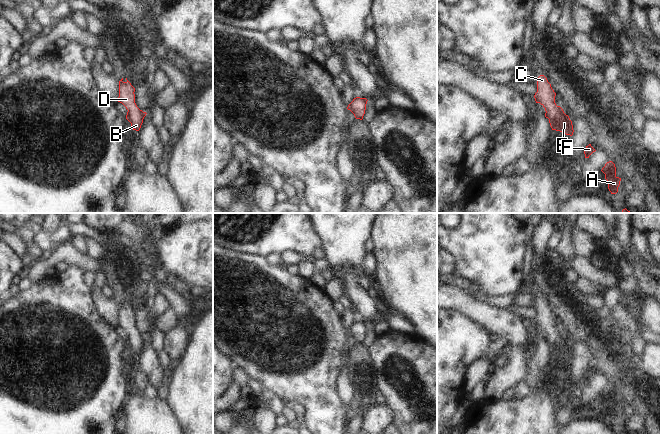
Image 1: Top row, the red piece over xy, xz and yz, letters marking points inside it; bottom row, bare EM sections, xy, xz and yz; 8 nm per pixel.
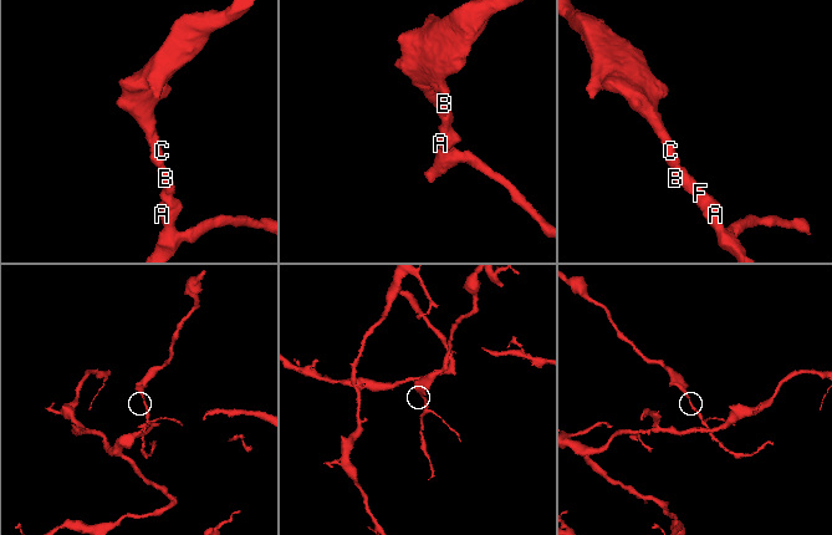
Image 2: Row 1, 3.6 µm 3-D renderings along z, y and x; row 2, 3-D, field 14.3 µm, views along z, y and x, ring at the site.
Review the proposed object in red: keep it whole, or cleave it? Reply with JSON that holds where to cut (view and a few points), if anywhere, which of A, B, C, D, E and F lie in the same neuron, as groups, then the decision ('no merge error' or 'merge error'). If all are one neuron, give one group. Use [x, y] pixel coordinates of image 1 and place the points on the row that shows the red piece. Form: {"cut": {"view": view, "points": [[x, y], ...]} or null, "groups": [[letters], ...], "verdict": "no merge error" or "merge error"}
{"cut": null, "groups": [["A", "B", "C", "D", "E", "F"]], "verdict": "no merge error"}

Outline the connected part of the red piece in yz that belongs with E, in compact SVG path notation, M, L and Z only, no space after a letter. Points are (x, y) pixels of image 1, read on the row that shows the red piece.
M544 75L537 80L537 92L534 95L536 103L545 108L545 117L549 119L552 130L560 131L566 135L573 135L573 125L569 116L566 115L560 106L555 103L556 93Z

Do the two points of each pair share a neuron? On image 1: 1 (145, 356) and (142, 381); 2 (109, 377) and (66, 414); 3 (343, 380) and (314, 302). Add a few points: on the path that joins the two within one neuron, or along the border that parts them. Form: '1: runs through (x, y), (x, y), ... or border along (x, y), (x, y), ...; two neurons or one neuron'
1: border along (139, 369), (146, 375), (149, 382); two neurons
2: runs through (99, 389), (92, 399), (85, 399), (78, 405); one neuron
3: border along (341, 370), (335, 386), (336, 394); two neurons

